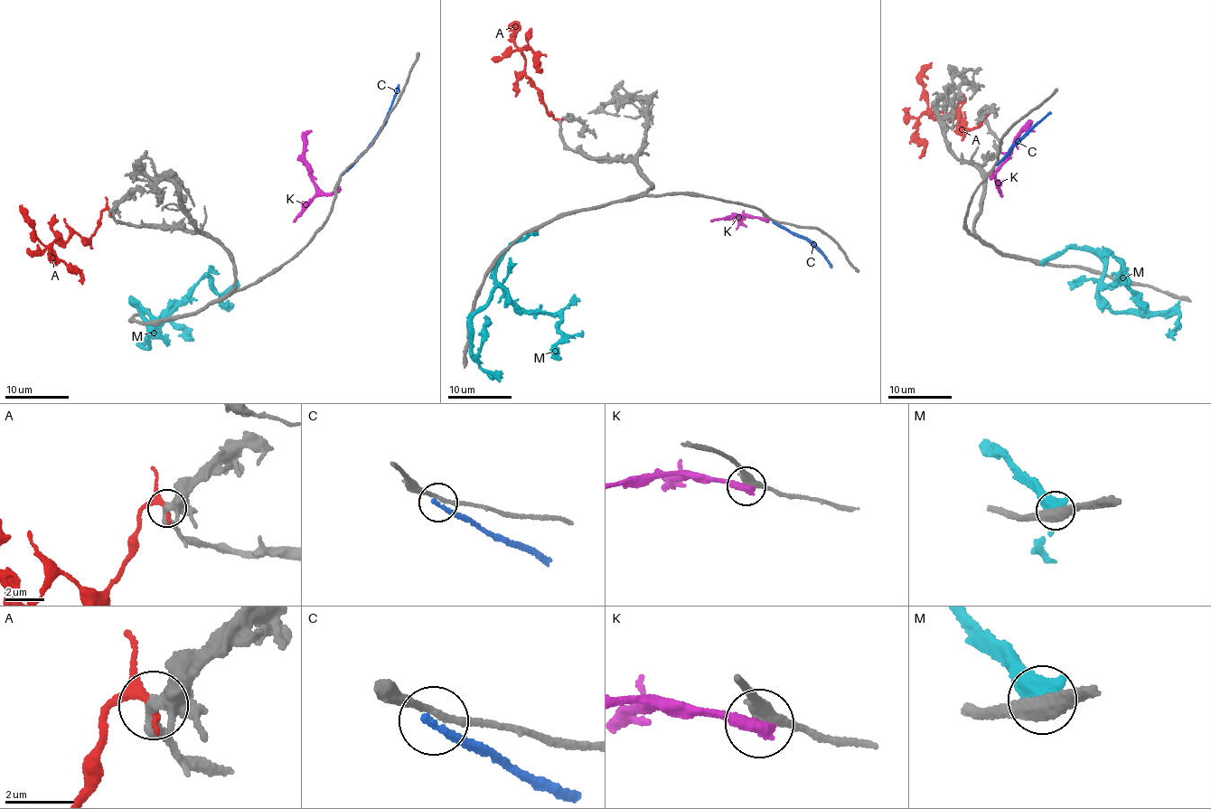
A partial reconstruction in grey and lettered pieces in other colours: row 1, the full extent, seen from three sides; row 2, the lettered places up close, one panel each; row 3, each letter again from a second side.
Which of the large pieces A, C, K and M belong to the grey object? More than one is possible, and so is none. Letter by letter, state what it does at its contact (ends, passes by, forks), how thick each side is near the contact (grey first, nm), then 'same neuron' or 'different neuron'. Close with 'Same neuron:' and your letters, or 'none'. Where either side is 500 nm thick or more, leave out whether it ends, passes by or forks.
A: it passes by | 320/240 nm | different neuron
C: it ends | 200/240 nm | different neuron
K: it ends | 380/480 nm | different neuron
M: 480/750 nm | different neuron
Same neuron: none

